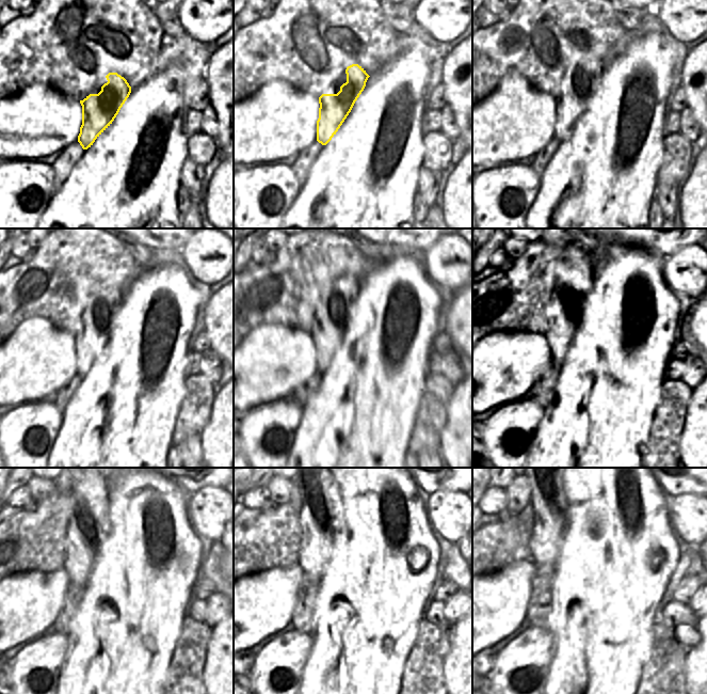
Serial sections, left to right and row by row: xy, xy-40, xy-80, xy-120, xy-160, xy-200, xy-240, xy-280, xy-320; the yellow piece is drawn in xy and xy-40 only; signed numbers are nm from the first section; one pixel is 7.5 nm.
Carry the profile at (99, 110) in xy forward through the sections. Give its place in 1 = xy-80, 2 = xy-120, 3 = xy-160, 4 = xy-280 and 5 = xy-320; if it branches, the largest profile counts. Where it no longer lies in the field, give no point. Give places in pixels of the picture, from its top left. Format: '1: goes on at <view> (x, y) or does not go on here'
1: goes on at xy-80 (568, 107)
2: goes on at xy-120 (89, 346)
3: goes on at xy-160 (325, 344)
4: goes on at xy-280 (321, 514)
5: goes on at xy-320 (549, 506)

